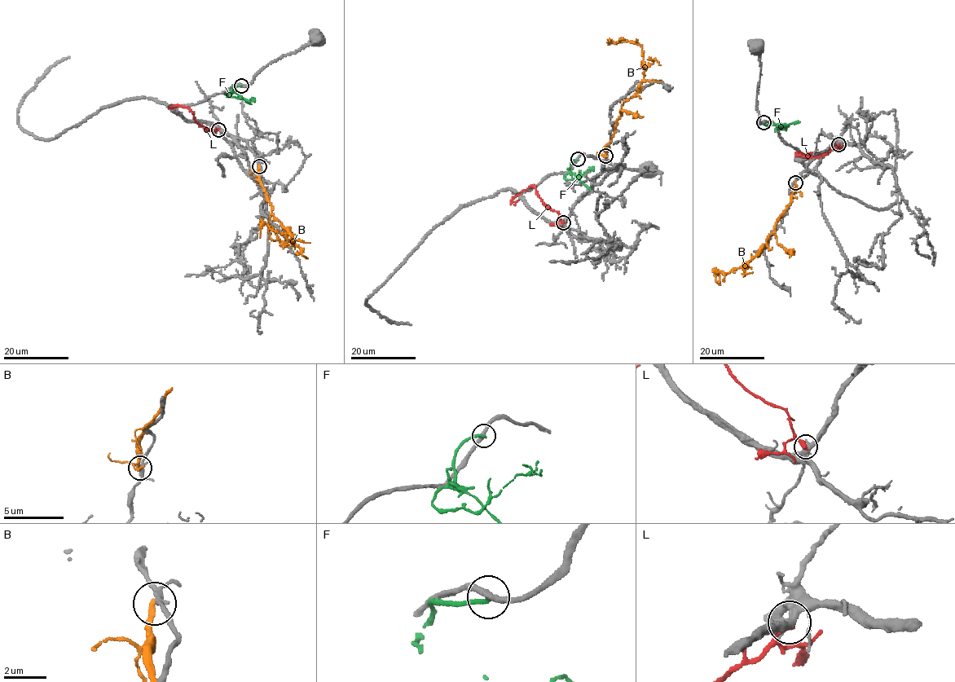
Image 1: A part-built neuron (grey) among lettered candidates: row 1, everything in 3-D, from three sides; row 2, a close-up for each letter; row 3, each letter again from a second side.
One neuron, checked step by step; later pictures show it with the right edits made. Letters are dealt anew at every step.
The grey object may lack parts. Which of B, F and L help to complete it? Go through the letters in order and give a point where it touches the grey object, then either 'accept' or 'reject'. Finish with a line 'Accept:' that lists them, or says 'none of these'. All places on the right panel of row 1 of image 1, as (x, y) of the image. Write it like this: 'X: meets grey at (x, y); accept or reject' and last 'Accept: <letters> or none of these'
B: meets grey at (795, 182); reject
F: meets grey at (763, 122); reject
L: meets grey at (838, 144); reject
Accept: none of these

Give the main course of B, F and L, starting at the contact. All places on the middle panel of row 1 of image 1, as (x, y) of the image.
B: (605, 156), (621, 106), (637, 91), (644, 69), (643, 51), (638, 44), (609, 41)
F: (578, 160), (570, 164), (570, 172), (578, 179), (591, 169), (588, 167)
L: (563, 222), (533, 186), (512, 199), (514, 204)

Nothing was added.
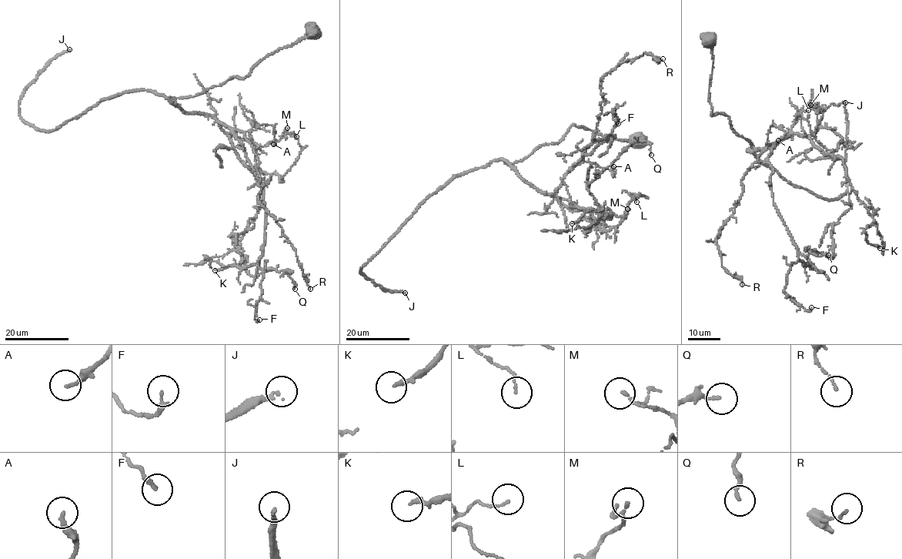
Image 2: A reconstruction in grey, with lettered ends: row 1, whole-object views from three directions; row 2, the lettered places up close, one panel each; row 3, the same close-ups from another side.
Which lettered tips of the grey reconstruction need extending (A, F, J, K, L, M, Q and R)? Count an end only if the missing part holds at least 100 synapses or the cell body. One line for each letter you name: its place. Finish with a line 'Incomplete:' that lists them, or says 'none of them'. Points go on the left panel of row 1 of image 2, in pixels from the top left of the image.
J: place (69, 49)
Incomplete: J

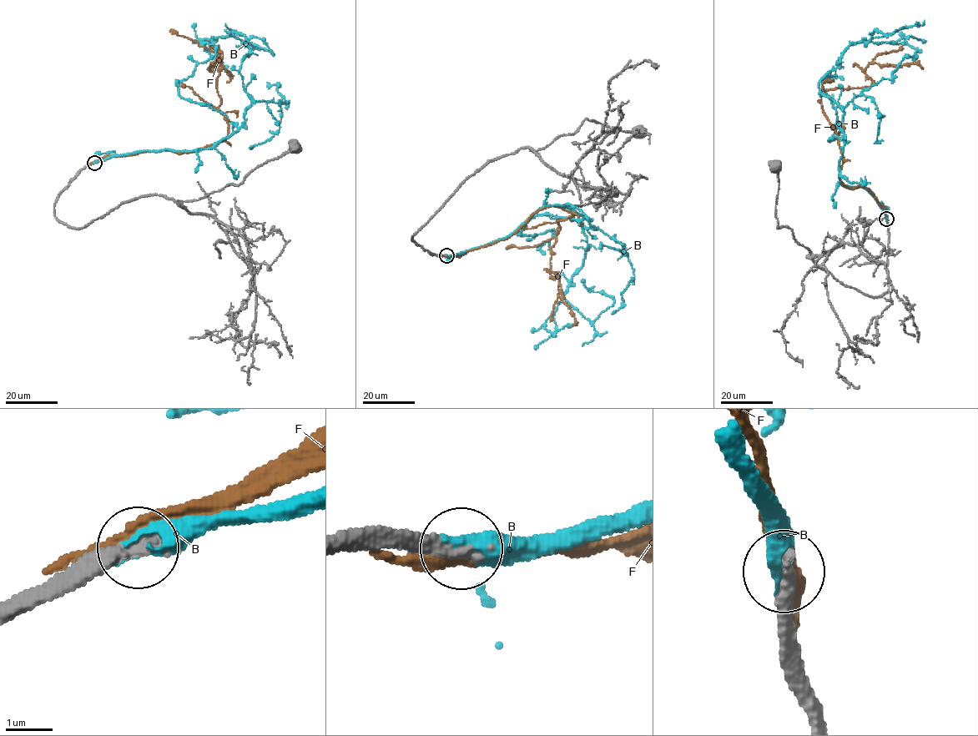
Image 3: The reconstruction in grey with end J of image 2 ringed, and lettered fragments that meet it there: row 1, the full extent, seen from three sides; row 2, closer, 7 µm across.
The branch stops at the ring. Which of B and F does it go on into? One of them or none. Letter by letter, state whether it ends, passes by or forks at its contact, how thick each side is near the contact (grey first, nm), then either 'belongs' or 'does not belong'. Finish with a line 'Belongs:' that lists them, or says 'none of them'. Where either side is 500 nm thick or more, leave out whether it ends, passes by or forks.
B: 340 nm thick on the grey side, 500 nm on the other; belongs
F: it passes by; 400 nm thick on the grey side, 300 nm on the other; does not belong
Belongs: B

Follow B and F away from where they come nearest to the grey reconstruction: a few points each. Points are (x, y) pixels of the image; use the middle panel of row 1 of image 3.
B: (446, 255), (562, 205), (595, 229), (578, 221), (587, 249), (562, 296), (594, 321), (614, 299), (582, 278)
F: (446, 256), (508, 238), (541, 209), (574, 213), (557, 218), (550, 272), (559, 275), (572, 325)

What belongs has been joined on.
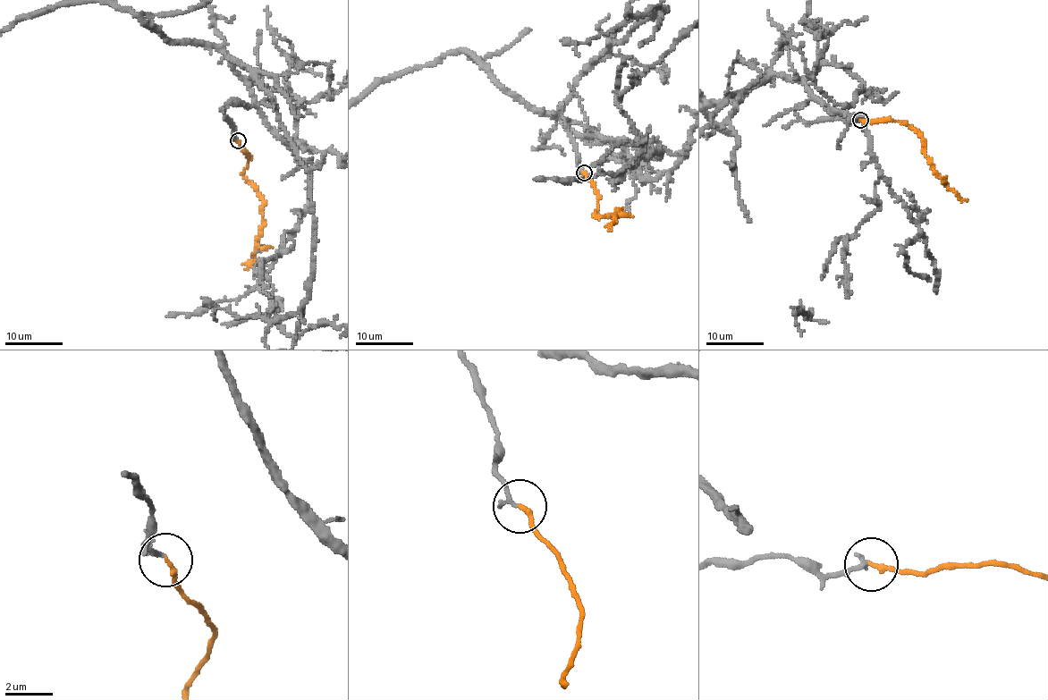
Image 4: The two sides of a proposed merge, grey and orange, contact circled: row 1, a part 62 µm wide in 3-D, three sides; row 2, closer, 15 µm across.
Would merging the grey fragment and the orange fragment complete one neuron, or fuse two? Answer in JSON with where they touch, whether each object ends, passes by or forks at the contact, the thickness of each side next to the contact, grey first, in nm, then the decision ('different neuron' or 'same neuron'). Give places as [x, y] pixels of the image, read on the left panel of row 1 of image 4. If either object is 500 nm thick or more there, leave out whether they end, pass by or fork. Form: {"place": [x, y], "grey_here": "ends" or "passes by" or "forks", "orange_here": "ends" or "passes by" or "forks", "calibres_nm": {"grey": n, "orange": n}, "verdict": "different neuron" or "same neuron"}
{"place": [238, 140], "grey_here": "passes by", "orange_here": "ends", "calibres_nm": {"grey": 140, "orange": 200}, "verdict": "same neuron"}

